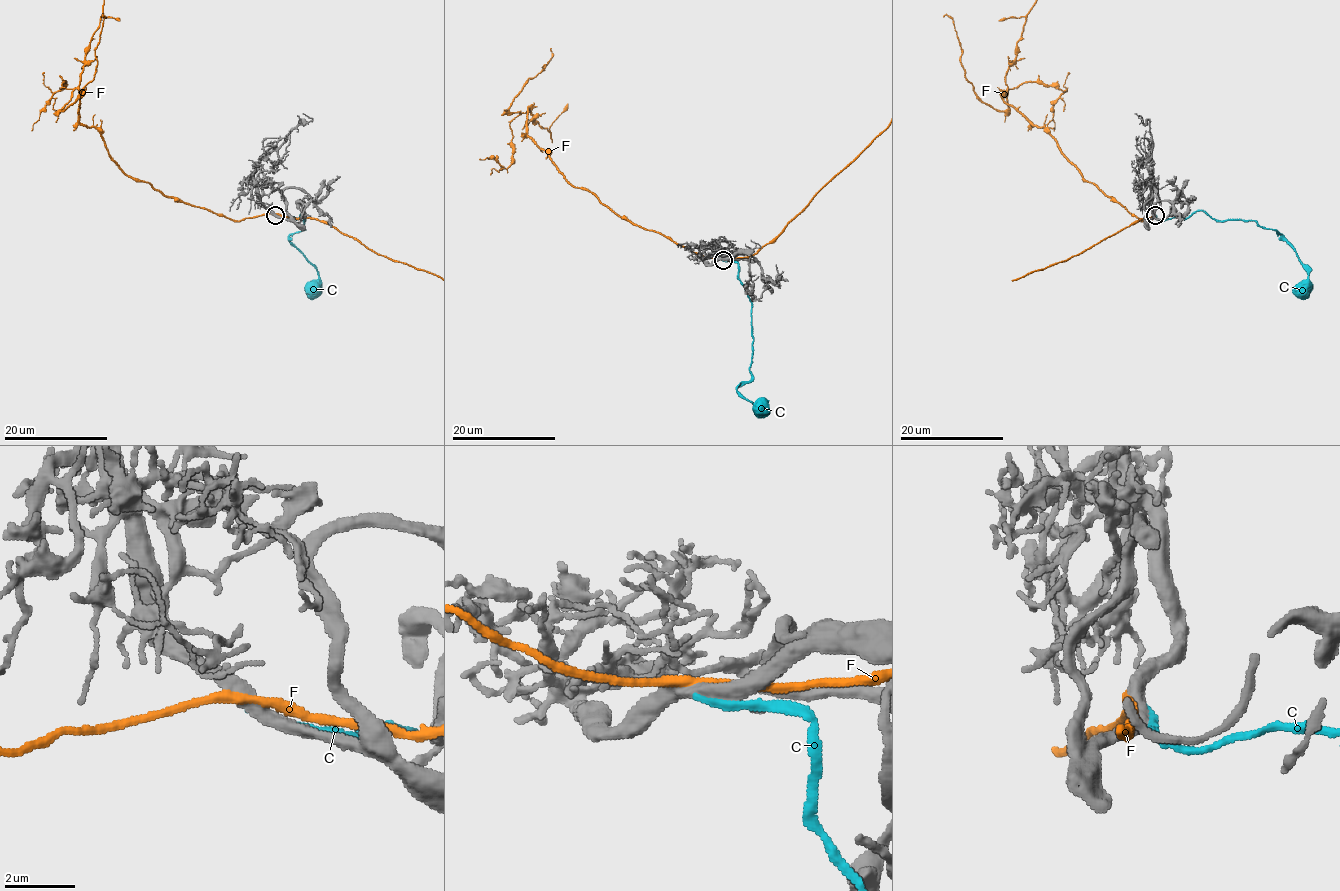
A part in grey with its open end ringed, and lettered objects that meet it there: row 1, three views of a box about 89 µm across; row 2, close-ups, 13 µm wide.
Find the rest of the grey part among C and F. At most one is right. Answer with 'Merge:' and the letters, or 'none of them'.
Merge: C

